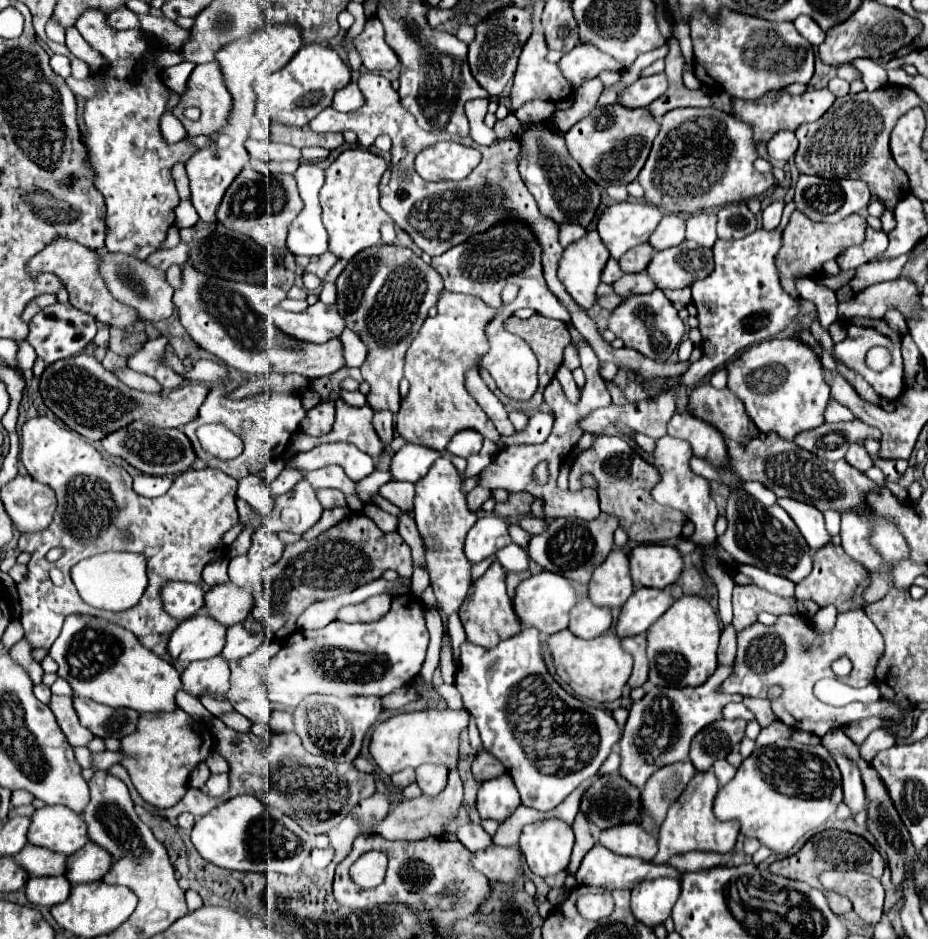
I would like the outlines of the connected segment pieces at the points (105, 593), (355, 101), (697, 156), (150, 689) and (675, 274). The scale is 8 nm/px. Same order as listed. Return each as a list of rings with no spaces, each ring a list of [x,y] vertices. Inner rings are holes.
[[[103,552],[81,560],[71,568],[71,578],[83,602],[109,612],[123,612],[133,608],[149,584],[145,558],[131,552]]]
[[[347,84],[343,90],[339,90],[333,98],[333,108],[337,112],[355,112],[359,110],[359,106],[363,106],[365,100],[363,100],[363,94],[361,90],[357,88],[357,84]]]
[[[675,108],[663,116],[661,130],[637,180],[645,188],[647,202],[667,212],[693,214],[705,208],[719,208],[731,202],[749,200],[775,186],[775,178],[771,174],[763,176],[753,168],[753,162],[757,158],[759,154],[753,142],[753,128],[747,122],[741,122],[739,118],[715,108]]]
[[[71,616],[49,656],[59,664],[59,676],[67,680],[77,696],[107,704],[111,708],[133,708],[137,712],[175,710],[175,694],[181,688],[179,672],[163,658],[147,650],[129,630],[103,622],[101,618]]]
[[[685,240],[675,248],[659,250],[653,254],[647,274],[655,280],[657,288],[673,290],[691,286],[691,282],[705,278],[713,270],[713,250]]]

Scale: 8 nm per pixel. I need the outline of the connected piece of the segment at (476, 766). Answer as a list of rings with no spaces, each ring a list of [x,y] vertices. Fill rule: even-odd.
[[[481,750],[477,754],[477,758],[473,760],[473,776],[479,780],[479,782],[485,782],[485,780],[491,780],[491,778],[497,778],[501,774],[505,774],[505,766],[493,756],[489,754],[487,750]]]

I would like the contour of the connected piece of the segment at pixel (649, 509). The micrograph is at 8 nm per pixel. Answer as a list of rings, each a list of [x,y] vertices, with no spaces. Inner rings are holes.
[[[597,436],[593,448],[581,452],[569,474],[569,488],[579,490],[581,476],[591,474],[597,480],[597,494],[601,502],[601,512],[615,514],[621,520],[621,526],[629,530],[629,538],[637,544],[665,542],[681,536],[685,516],[673,508],[659,506],[651,498],[651,488],[659,480],[659,472],[639,452],[629,446],[623,438],[617,436]]]

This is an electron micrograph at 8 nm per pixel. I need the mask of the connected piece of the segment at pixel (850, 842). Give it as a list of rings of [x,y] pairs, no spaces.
[[[825,830],[817,836],[813,836],[797,854],[793,854],[785,860],[773,862],[769,866],[769,872],[773,872],[773,874],[807,882],[819,890],[825,890],[819,882],[819,874],[825,870],[859,870],[859,872],[871,874],[875,878],[881,878],[885,872],[885,860],[863,836],[843,832],[843,830]]]

